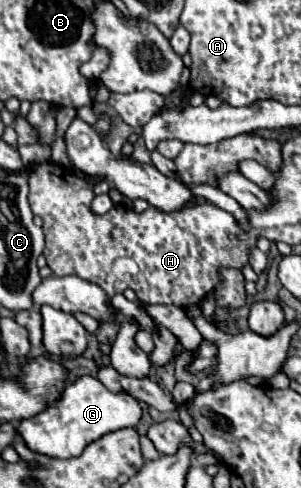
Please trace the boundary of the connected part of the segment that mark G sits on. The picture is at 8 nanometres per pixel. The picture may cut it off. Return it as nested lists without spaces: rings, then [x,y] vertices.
[[[82,376],[76,382],[68,384],[62,392],[62,398],[50,404],[44,412],[20,420],[16,430],[32,452],[52,458],[72,458],[82,454],[82,450],[90,442],[102,438],[104,434],[136,426],[140,416],[142,416],[142,408],[130,394],[126,392],[114,394],[106,390],[106,386],[102,386],[102,382],[98,382],[96,378]]]

